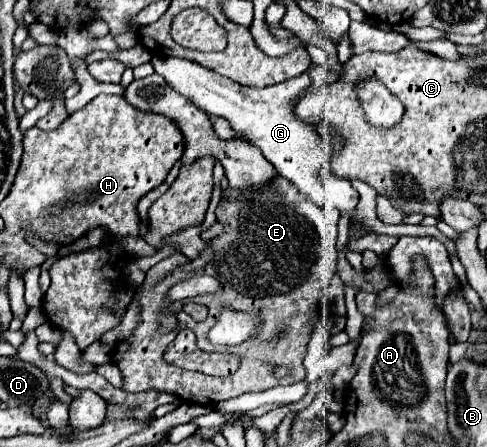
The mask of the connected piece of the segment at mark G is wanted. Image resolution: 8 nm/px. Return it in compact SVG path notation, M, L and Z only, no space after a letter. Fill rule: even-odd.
M152 58L156 74L160 74L172 88L180 94L190 98L198 108L208 112L210 116L226 118L236 130L246 134L246 140L258 146L264 156L276 166L276 170L290 180L302 196L312 200L320 208L338 208L338 212L350 214L358 204L358 192L354 186L344 180L336 178L334 174L326 174L328 168L328 148L320 142L316 130L300 122L292 112L292 100L310 86L310 76L300 74L280 84L252 88L240 86L230 78L224 78L196 62L184 58Z

